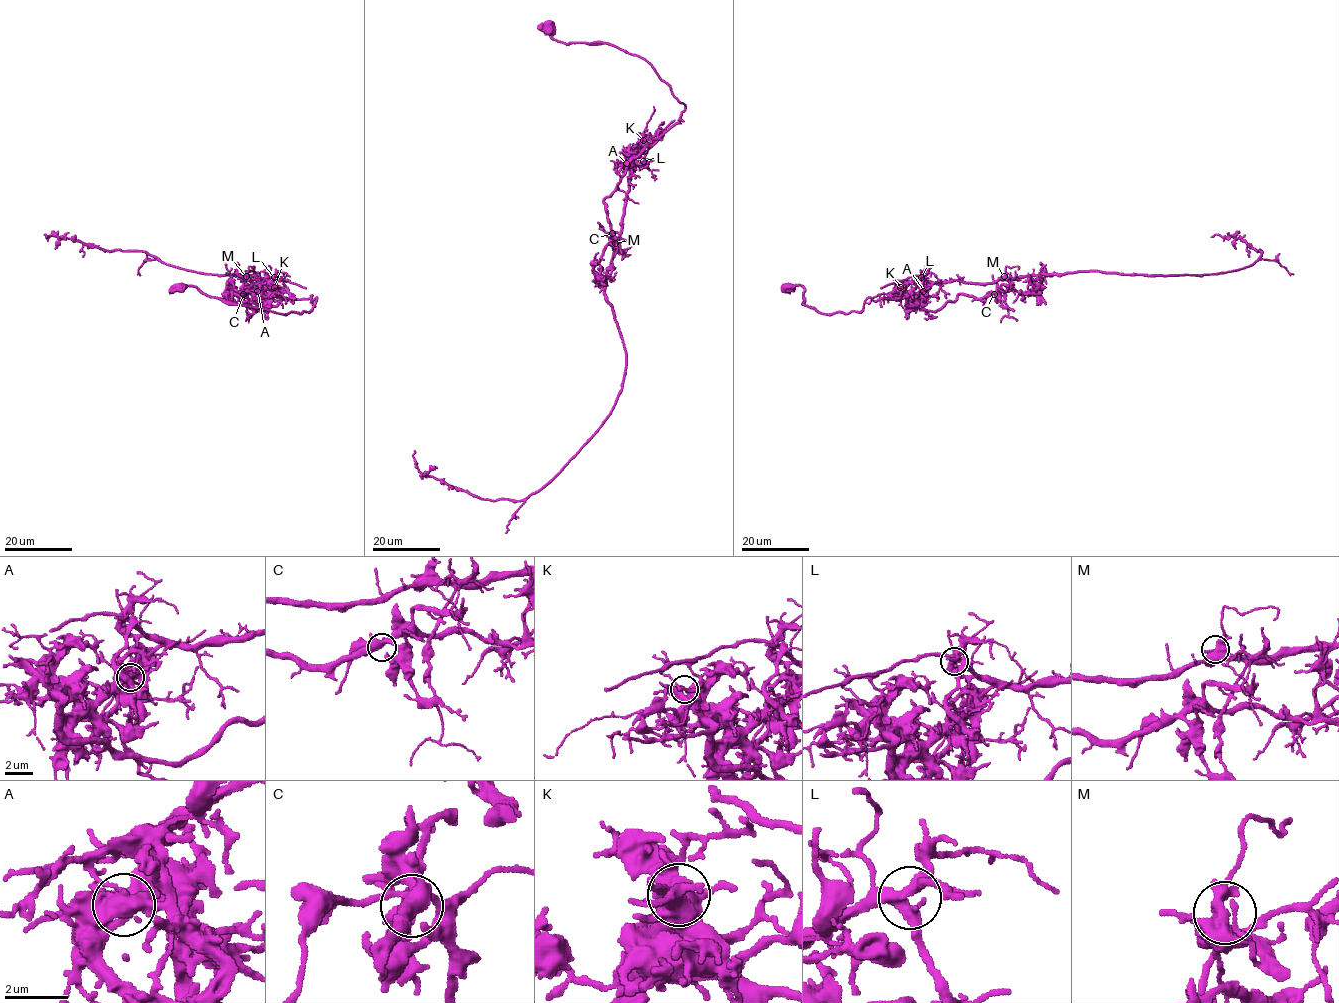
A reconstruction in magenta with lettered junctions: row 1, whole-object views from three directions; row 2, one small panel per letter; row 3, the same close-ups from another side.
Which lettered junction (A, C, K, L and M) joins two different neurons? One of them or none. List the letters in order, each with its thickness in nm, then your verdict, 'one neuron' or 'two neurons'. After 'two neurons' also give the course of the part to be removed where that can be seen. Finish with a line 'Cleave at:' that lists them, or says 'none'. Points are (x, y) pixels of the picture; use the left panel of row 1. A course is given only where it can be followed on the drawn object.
A: 460 nm thick; two neurons; foreign part runs (257, 290), (258, 280), (236, 274), (254, 271), (193, 272), (141, 251), (105, 250), (46, 237)
C: 440 nm thick; one neuron
K: 550 nm thick; one neuron
L: 360 nm thick; one neuron
M: 500 nm thick; one neuron
Cleave at: A

